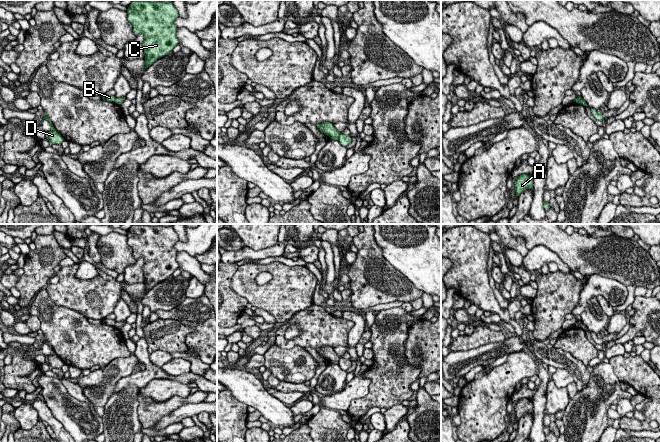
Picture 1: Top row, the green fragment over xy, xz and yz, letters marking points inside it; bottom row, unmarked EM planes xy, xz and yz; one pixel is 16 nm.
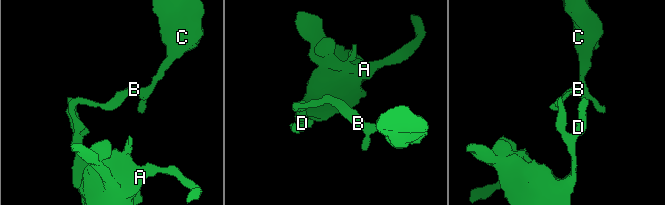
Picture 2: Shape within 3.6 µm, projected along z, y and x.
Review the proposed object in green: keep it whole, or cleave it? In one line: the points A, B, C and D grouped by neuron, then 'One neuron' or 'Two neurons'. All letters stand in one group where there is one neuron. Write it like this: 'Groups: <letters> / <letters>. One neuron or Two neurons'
Groups: A B D / C. Two neurons

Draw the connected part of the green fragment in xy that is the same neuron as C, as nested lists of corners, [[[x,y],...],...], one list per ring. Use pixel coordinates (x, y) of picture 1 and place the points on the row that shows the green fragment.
[[[133,0],[128,6],[127,14],[134,34],[143,34],[145,37],[142,43],[145,69],[179,44],[177,26],[174,24],[179,14],[172,2]]]

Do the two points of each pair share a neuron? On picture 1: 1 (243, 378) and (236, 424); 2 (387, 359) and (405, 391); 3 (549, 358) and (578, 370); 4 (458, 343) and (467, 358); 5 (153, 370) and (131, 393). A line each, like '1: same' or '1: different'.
1: different
2: same
3: same
4: different
5: different

